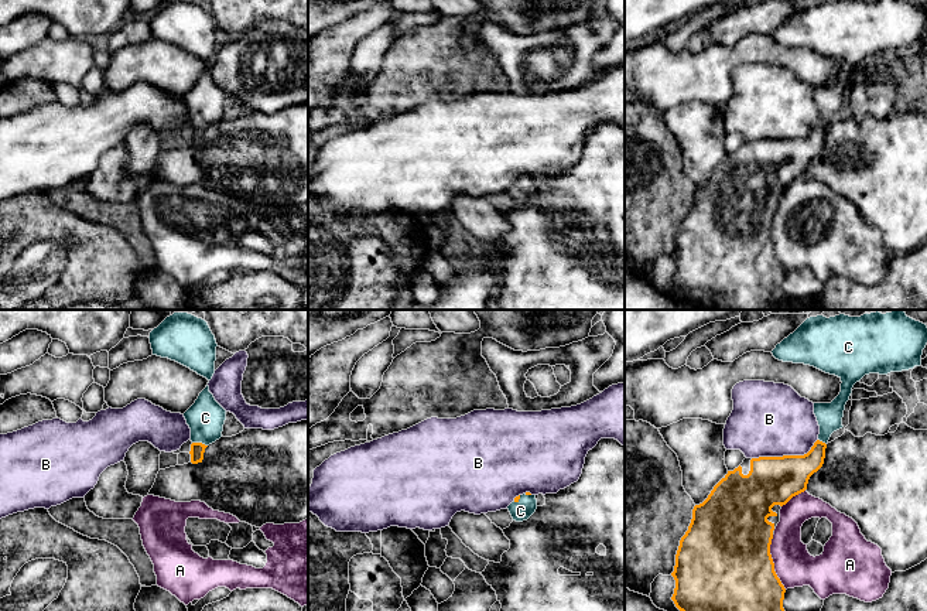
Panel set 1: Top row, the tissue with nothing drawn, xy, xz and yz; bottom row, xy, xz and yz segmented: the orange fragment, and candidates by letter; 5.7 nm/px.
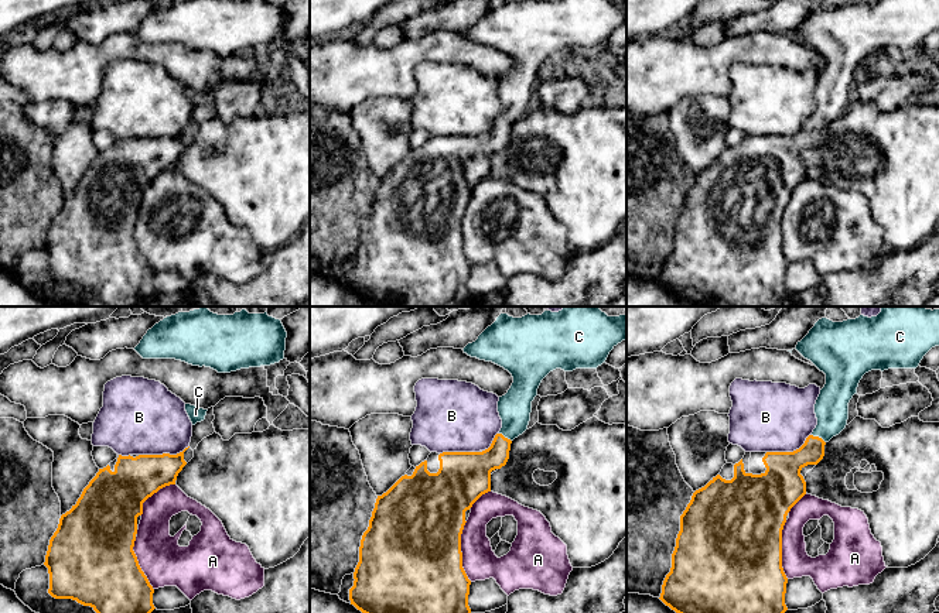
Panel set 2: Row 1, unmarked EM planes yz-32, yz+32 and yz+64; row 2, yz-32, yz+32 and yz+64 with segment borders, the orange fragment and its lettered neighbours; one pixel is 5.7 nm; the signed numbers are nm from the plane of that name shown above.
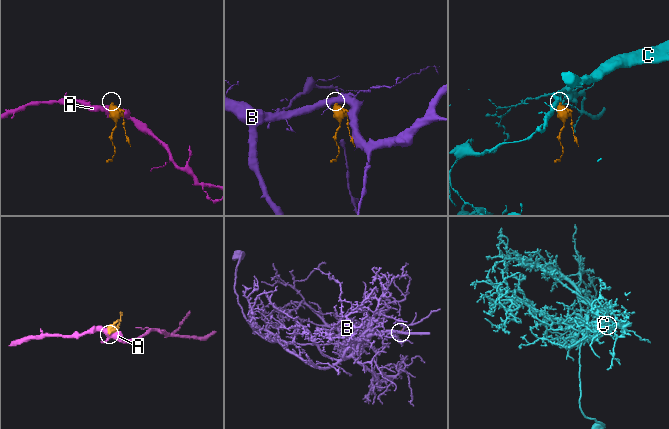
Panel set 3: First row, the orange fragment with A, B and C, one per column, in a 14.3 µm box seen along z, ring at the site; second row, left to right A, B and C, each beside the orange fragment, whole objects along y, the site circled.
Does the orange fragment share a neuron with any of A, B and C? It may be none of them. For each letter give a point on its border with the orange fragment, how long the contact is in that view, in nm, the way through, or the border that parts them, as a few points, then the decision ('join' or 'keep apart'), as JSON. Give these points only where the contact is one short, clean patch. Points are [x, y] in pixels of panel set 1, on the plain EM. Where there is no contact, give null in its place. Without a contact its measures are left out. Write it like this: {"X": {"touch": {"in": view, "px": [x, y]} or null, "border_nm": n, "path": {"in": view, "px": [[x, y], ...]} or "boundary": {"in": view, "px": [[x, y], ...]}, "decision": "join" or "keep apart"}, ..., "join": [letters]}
{"A": {"touch": {"in": "yz", "px": [772, 245]}, "border_nm": 320, "decision": "keep apart"}, "B": {"touch": {"in": "yz", "px": [786, 139]}, "border_nm": 400, "decision": "keep apart"}, "C": {"touch": {"in": "xy", "px": [199, 126]}, "border_nm": 90, "path": {"in": "xy", "px": [[197, 135], [199, 126], [205, 113], [205, 101]]}, "decision": "join"}, "join": ["C"]}

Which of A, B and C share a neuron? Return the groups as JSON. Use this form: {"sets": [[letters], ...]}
{"sets": [["A"], ["B"], ["C"]]}

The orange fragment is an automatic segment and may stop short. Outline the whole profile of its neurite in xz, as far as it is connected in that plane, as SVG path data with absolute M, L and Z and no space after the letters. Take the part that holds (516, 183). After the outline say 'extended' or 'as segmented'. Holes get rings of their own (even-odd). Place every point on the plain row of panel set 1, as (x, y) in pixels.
M526 175L514 181L514 184L507 190L513 204L523 205L527 204L537 192L536 178Z | extended

